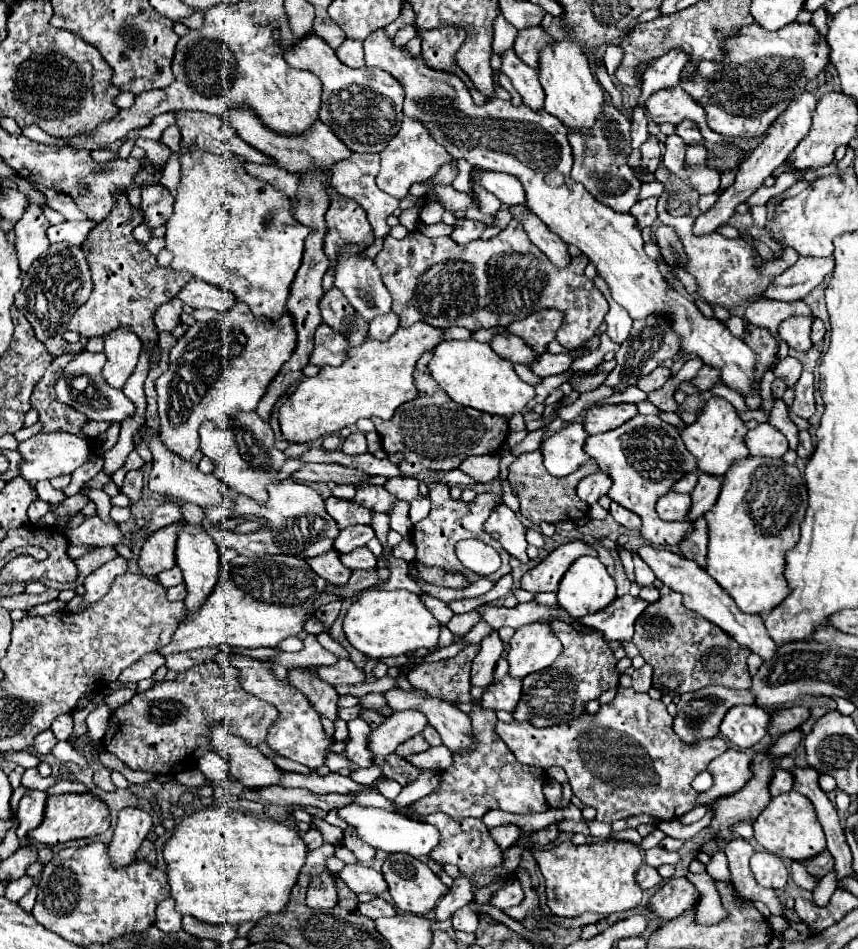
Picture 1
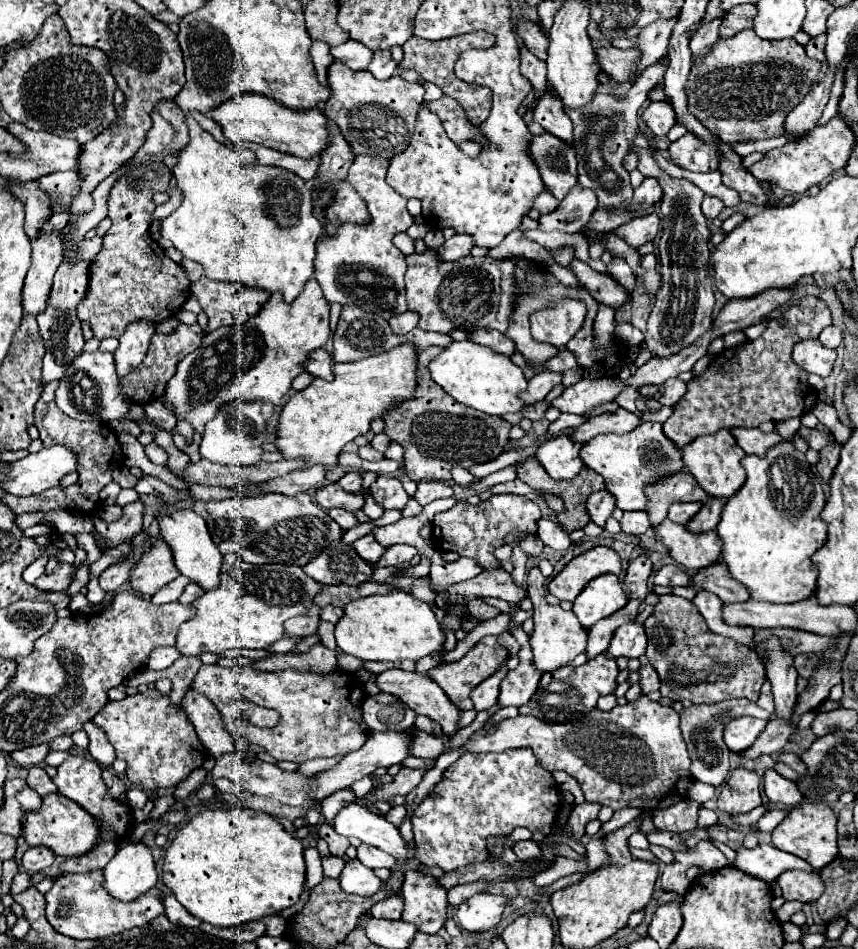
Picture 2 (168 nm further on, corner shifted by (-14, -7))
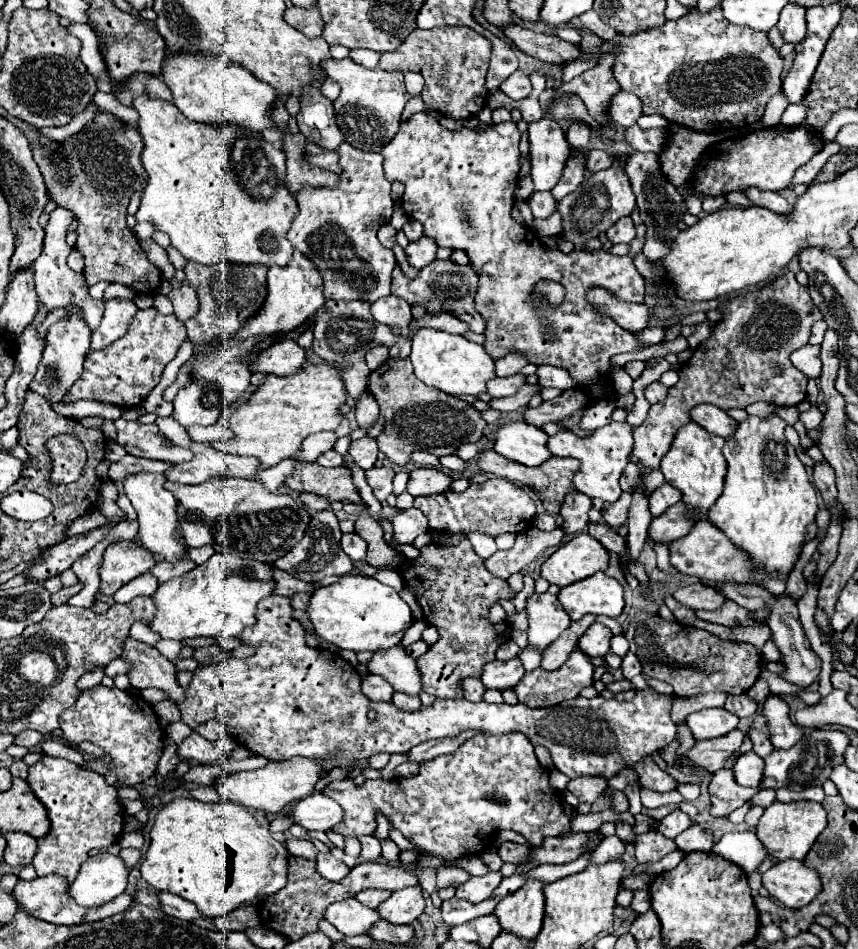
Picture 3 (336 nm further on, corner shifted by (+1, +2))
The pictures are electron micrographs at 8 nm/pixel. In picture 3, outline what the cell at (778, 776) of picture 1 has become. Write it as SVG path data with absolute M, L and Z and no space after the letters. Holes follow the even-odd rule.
M750 750L738 756L732 772L740 786L760 786L762 772L764 772L764 760L756 756L756 752Z

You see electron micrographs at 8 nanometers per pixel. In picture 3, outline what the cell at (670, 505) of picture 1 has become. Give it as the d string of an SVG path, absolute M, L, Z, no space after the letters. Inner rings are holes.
M660 484L652 494L650 494L650 514L652 516L660 516L666 508L674 506L676 502L680 502L682 494L678 488L674 488L672 484Z

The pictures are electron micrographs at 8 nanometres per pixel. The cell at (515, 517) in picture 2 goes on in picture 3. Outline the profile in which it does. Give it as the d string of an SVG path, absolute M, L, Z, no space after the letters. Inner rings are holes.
M490 478L484 484L472 484L464 492L442 492L432 496L420 496L414 506L424 512L430 520L432 530L446 532L482 532L490 536L500 536L504 532L522 532L532 524L536 514L536 504L522 486L516 486L504 478Z

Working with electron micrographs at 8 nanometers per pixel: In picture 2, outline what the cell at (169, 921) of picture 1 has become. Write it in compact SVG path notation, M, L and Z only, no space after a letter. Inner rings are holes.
M167 895L163 899L163 905L165 905L165 915L173 925L183 925L183 927L199 927L201 925L201 921L195 919L173 895Z

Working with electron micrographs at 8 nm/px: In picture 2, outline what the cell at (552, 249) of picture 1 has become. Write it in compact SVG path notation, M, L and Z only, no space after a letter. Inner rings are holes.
M573 259L571 271L579 279L579 283L587 285L587 291L599 303L607 303L607 305L611 305L611 307L617 309L617 307L621 307L627 301L627 291L621 285L617 285L613 279L597 273L587 263L583 263L579 259Z

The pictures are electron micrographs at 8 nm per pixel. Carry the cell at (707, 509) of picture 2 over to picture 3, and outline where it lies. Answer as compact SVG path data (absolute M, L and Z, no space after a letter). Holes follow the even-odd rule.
M674 504L668 508L662 516L652 518L652 524L648 528L648 540L646 542L658 542L658 544L672 544L676 538L684 538L692 530L694 522L684 508L684 504Z

